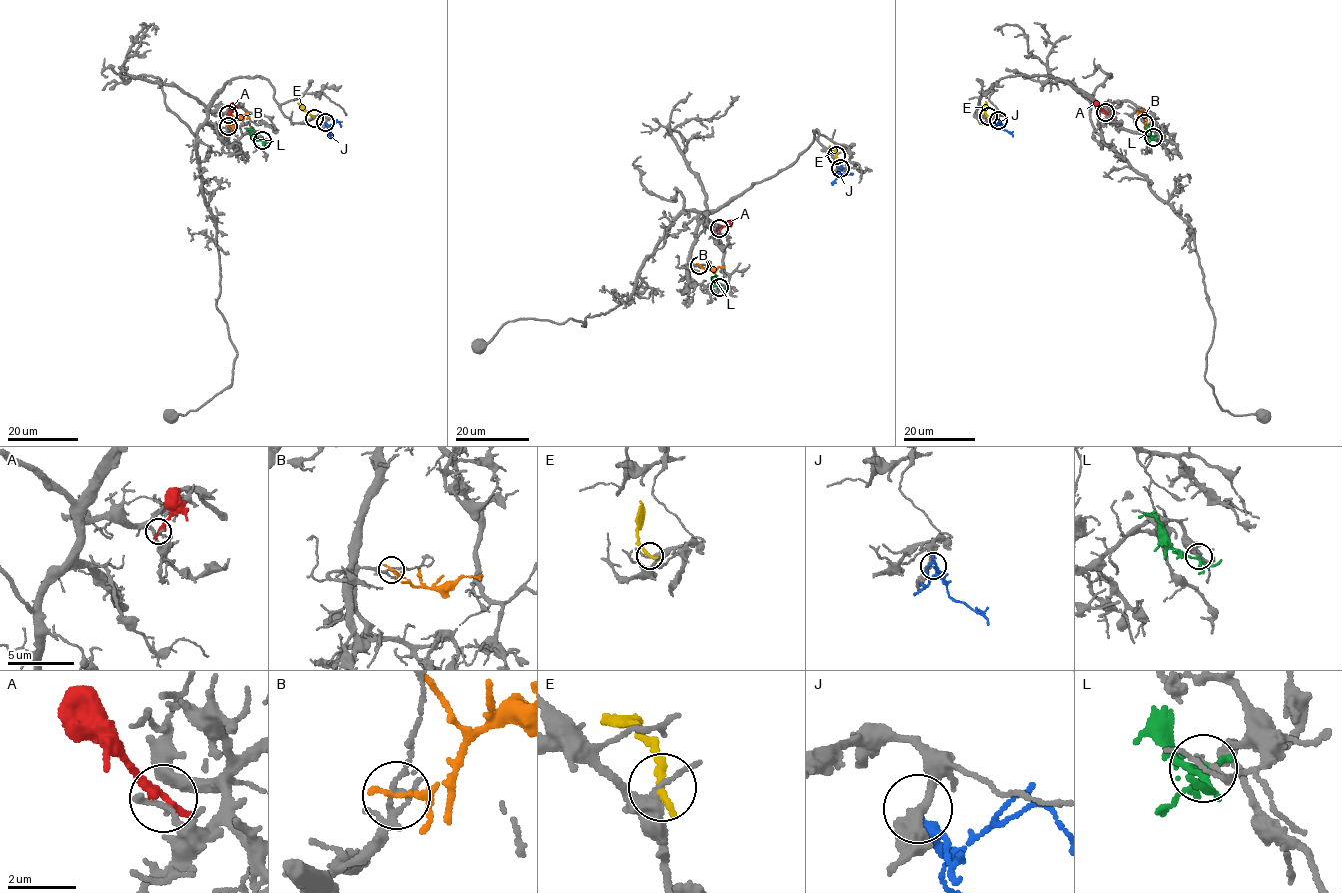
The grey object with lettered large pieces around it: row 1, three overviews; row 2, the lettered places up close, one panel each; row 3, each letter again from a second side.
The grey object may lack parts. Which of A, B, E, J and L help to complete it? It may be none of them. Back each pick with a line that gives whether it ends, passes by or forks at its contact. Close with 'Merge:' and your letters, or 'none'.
Merge: none

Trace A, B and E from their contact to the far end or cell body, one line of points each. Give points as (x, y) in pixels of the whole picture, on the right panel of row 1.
A: (1105, 112), (1095, 100)
B: (1144, 124), (1145, 116), (1138, 111), (1138, 115)
E: (988, 117), (986, 102)

